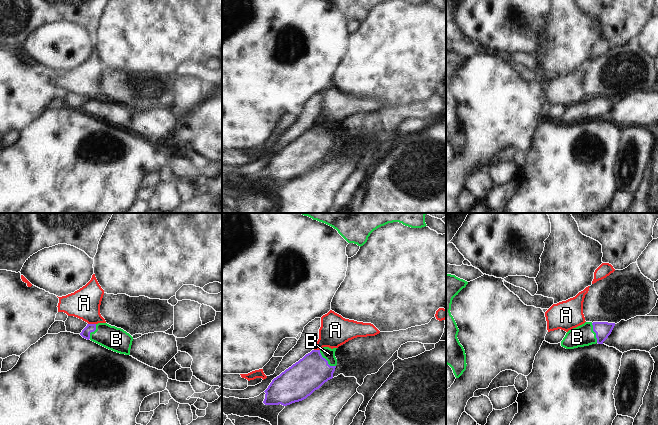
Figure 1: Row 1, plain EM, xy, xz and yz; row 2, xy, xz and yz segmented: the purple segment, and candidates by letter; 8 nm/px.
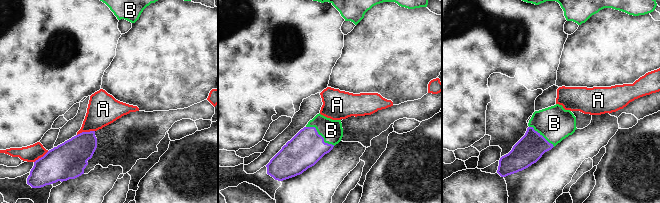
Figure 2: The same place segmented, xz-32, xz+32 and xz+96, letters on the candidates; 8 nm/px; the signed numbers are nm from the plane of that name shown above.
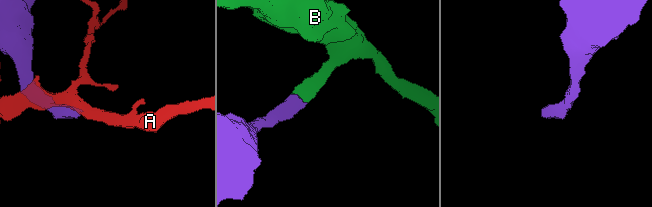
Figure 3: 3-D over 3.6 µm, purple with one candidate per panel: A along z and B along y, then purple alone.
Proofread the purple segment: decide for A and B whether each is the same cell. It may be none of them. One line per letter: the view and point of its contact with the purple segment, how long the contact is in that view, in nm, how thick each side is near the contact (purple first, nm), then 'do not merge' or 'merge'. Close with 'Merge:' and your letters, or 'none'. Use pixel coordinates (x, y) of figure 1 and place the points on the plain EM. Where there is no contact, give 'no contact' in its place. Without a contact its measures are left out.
A: meets purple in xy at (92, 100); contact 60 nm long; 70 nm thick on the purple side, 240 nm on the other; do not merge
B: meets purple in xz at (326, 136); contact 190 nm long; 280 nm thick on the purple side, 100 nm on the other; merge
Merge: B

